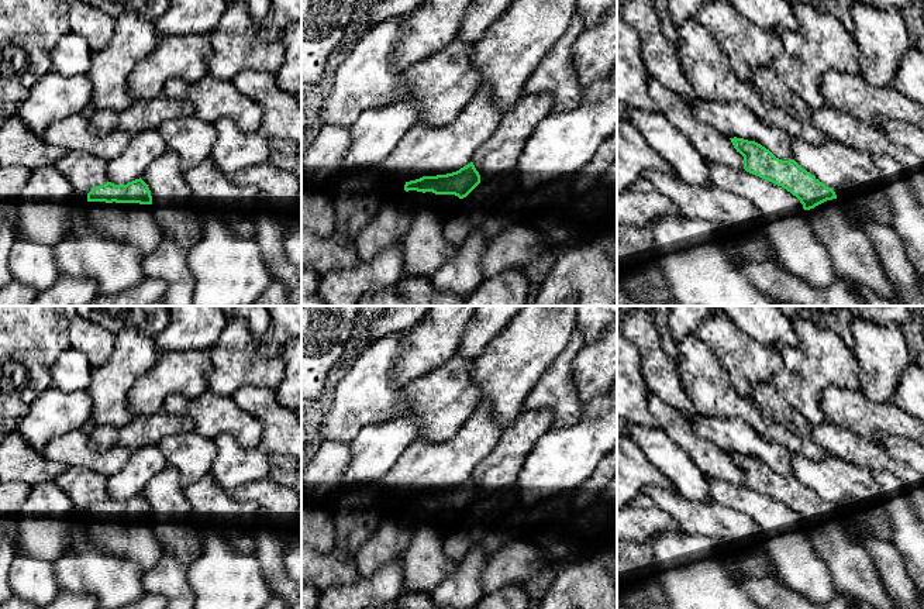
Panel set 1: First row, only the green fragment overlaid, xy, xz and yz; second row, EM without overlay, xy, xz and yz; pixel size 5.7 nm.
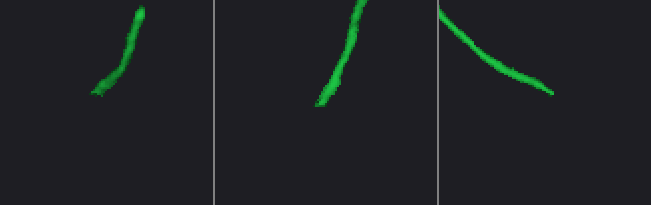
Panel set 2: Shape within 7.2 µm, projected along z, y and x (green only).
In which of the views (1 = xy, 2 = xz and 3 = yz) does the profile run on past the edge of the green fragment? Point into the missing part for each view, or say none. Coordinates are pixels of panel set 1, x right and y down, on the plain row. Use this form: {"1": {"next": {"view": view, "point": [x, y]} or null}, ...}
{"1": {"next": {"view": "xy", "point": [133, 539]}}, "2": {"next": {"view": "xz", "point": [411, 516]}}, "3": {"next": {"view": "yz", "point": [854, 575]}}}

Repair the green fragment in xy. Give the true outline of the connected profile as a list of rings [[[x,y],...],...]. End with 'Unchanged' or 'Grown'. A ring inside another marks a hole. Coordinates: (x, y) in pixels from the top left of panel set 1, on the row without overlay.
[[[141,493],[127,500],[107,498],[87,509],[80,531],[108,555],[128,558],[146,572],[165,553],[151,520],[151,506]]]. Grown

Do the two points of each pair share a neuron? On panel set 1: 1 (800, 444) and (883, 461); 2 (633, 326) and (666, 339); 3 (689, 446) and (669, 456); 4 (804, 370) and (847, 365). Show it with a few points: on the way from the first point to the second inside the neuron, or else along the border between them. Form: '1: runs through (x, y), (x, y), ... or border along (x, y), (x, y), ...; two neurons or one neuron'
1: border along (793, 432), (809, 437), (827, 453); two neurons
2: border along (652, 320), (661, 347), (672, 360); two neurons
3: border along (661, 427), (704, 474); two neurons
4: runs through (814, 365), (837, 365); one neuron

